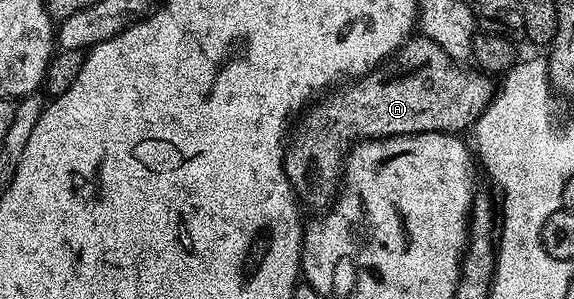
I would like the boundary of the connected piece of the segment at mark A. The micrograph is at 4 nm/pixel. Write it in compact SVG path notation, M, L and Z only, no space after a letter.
M423 35L413 36L405 41L400 46L400 52L395 54L396 70L385 81L380 71L373 71L367 77L345 84L339 90L341 93L337 97L329 96L324 99L329 101L321 100L315 107L309 108L303 114L304 122L301 123L296 138L294 133L284 154L284 170L292 180L297 198L314 209L327 210L337 196L338 182L342 177L346 154L353 144L361 139L401 137L411 133L459 134L464 131L460 129L466 128L467 125L468 128L475 126L476 120L484 114L484 108L493 99L494 85L488 82L491 80L483 72L471 73L470 70L455 65L452 59L454 59L453 54L442 51L442 47L438 47L436 41L431 41L429 37Z

